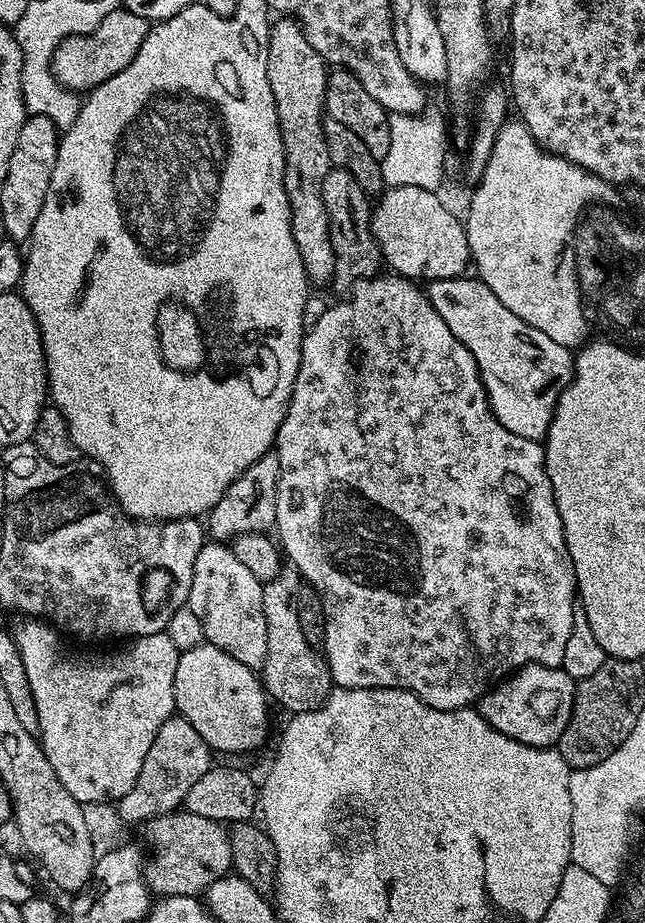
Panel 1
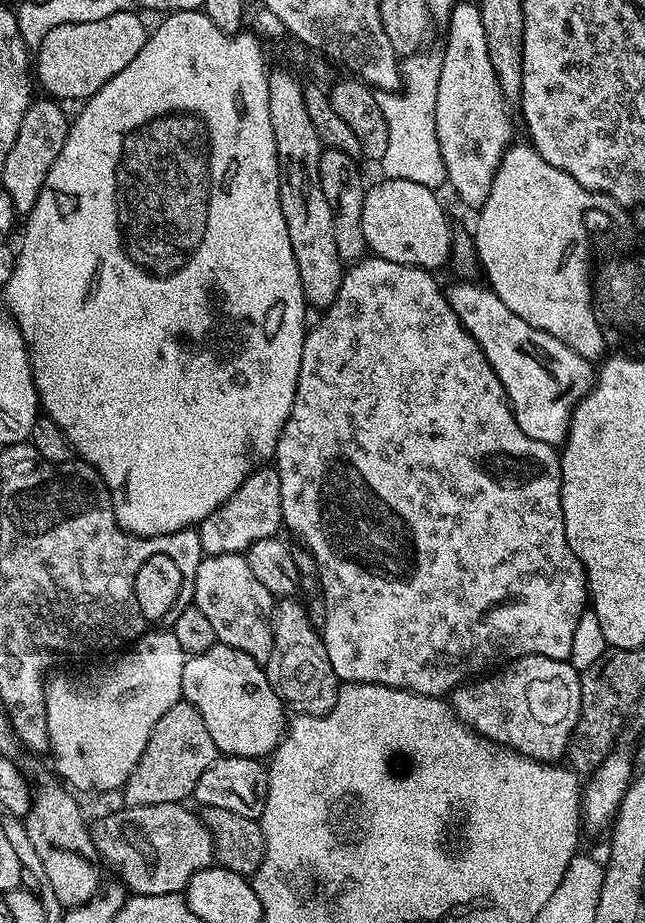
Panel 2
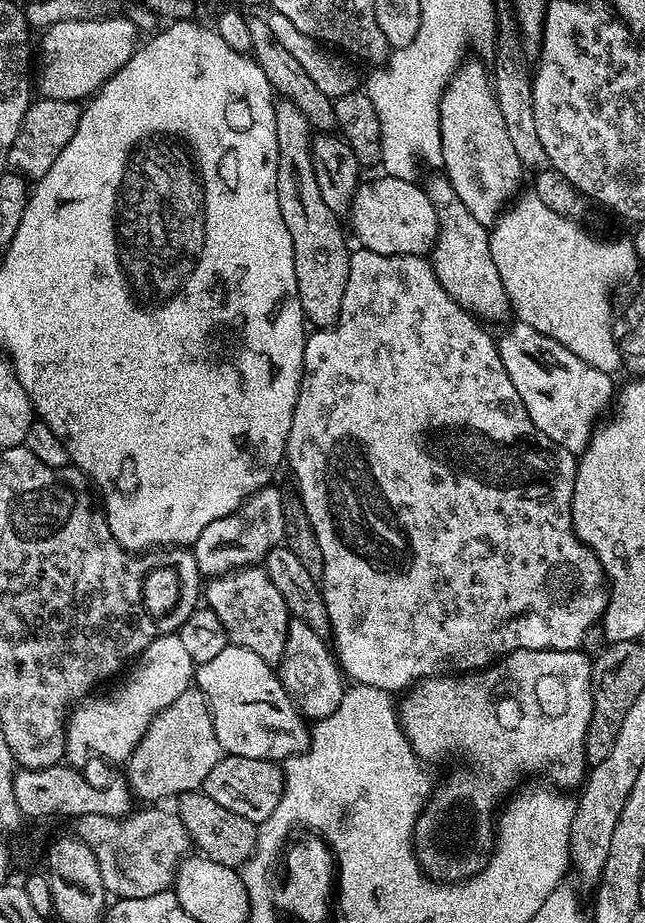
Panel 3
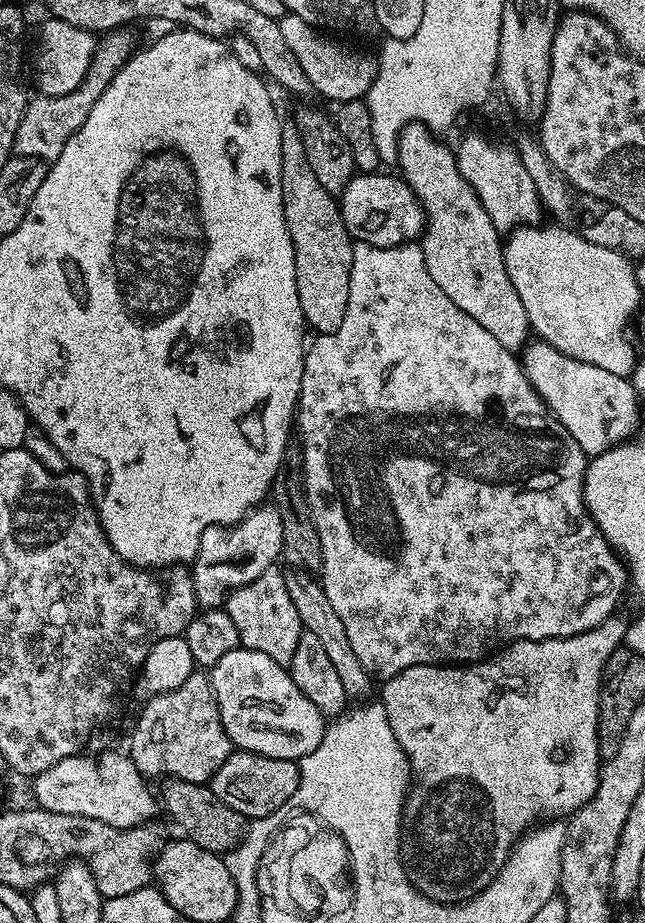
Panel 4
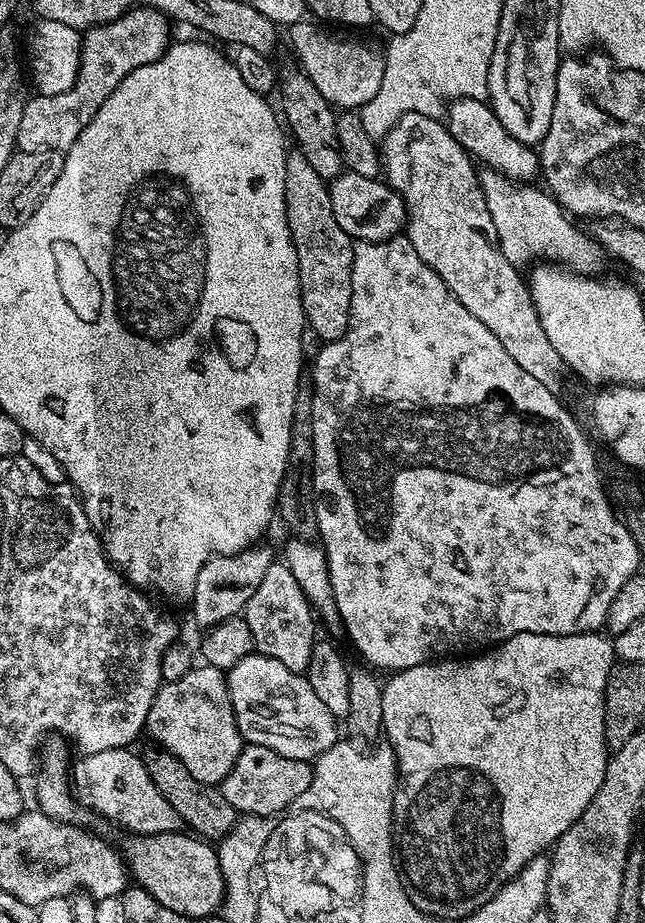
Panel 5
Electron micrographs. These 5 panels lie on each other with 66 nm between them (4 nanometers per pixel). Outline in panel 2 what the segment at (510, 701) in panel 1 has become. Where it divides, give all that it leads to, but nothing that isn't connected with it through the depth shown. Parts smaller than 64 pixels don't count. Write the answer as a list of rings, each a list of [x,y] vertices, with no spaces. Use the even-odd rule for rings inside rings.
[[[523,656],[521,660],[503,665],[502,671],[496,670],[483,678],[461,684],[451,693],[450,707],[463,724],[500,745],[501,749],[529,756],[532,760],[556,762],[567,753],[572,731],[580,717],[580,672],[567,660]]]

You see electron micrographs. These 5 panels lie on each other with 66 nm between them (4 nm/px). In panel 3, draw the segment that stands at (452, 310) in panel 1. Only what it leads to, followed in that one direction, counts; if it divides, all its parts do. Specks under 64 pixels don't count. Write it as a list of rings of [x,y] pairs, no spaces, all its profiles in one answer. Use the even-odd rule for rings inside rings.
[[[519,322],[513,325],[504,337],[499,337],[498,347],[502,366],[506,366],[506,374],[510,374],[510,382],[514,382],[514,390],[518,390],[530,422],[561,448],[568,448],[574,454],[583,452],[594,425],[601,419],[599,416],[604,411],[607,413],[613,403],[613,377],[582,362],[578,354],[570,354],[566,346],[534,330],[534,326]]]

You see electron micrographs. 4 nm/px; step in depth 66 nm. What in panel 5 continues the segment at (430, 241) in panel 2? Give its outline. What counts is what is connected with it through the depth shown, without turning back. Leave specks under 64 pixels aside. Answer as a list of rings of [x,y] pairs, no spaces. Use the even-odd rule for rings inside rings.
[[[345,170],[331,180],[328,193],[330,206],[334,206],[334,218],[338,218],[338,226],[342,226],[342,230],[346,230],[353,241],[390,240],[405,231],[408,210],[404,199],[383,179],[366,178],[366,174]]]

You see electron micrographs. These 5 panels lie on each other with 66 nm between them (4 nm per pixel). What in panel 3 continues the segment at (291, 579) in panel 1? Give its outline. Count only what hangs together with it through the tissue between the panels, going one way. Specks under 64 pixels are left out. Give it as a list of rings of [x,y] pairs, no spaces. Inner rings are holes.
[[[289,619],[286,650],[282,650],[278,675],[296,707],[312,722],[334,714],[346,691],[346,680],[333,649],[329,645],[327,648],[324,644],[326,644],[325,637],[314,634],[314,630],[310,630],[310,626],[306,626],[304,620]]]

